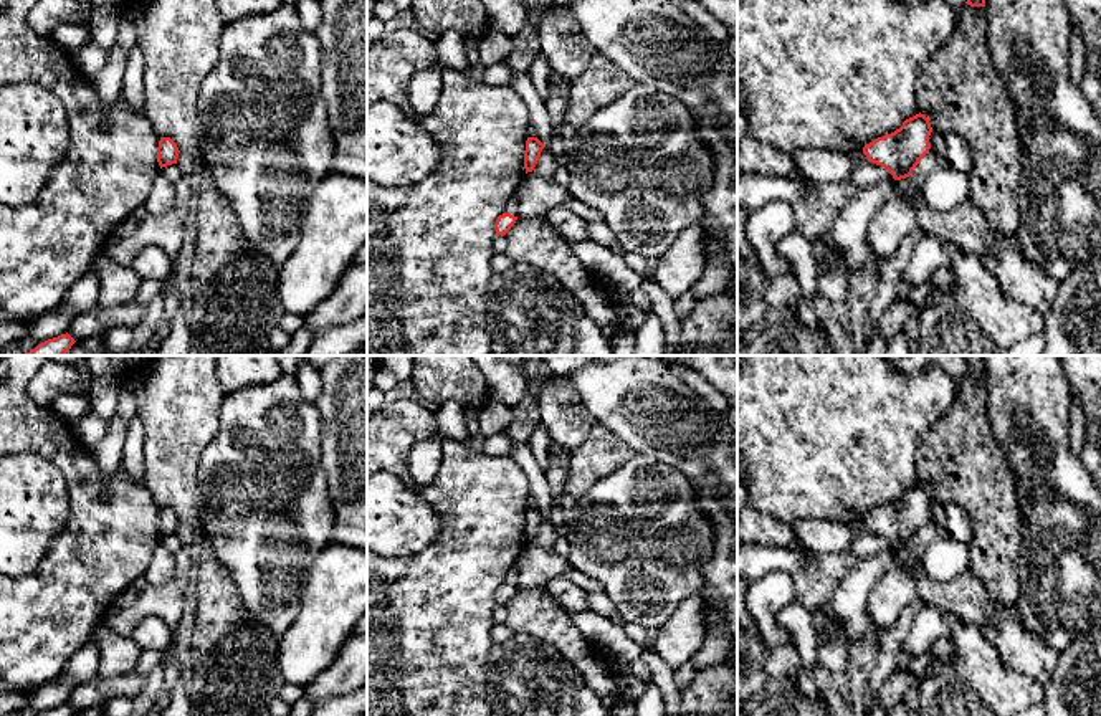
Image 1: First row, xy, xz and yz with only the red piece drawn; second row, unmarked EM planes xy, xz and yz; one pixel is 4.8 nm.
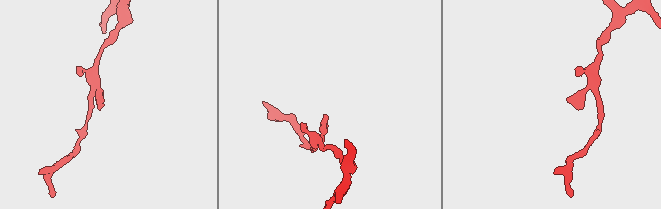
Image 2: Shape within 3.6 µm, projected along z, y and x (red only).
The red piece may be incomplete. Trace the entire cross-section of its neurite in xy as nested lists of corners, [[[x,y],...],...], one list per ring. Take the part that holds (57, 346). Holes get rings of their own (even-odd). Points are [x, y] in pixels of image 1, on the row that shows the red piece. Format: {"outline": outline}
{"outline": [[[66,332],[58,337],[38,344],[35,349],[23,356],[63,356],[76,341]]]}

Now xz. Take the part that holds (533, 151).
{"outline": [[[527,137],[524,150],[526,174],[532,172],[546,146],[537,137]]]}

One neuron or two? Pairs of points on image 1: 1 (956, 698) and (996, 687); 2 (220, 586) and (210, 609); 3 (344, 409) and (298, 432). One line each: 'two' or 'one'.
1: one
2: one
3: two

